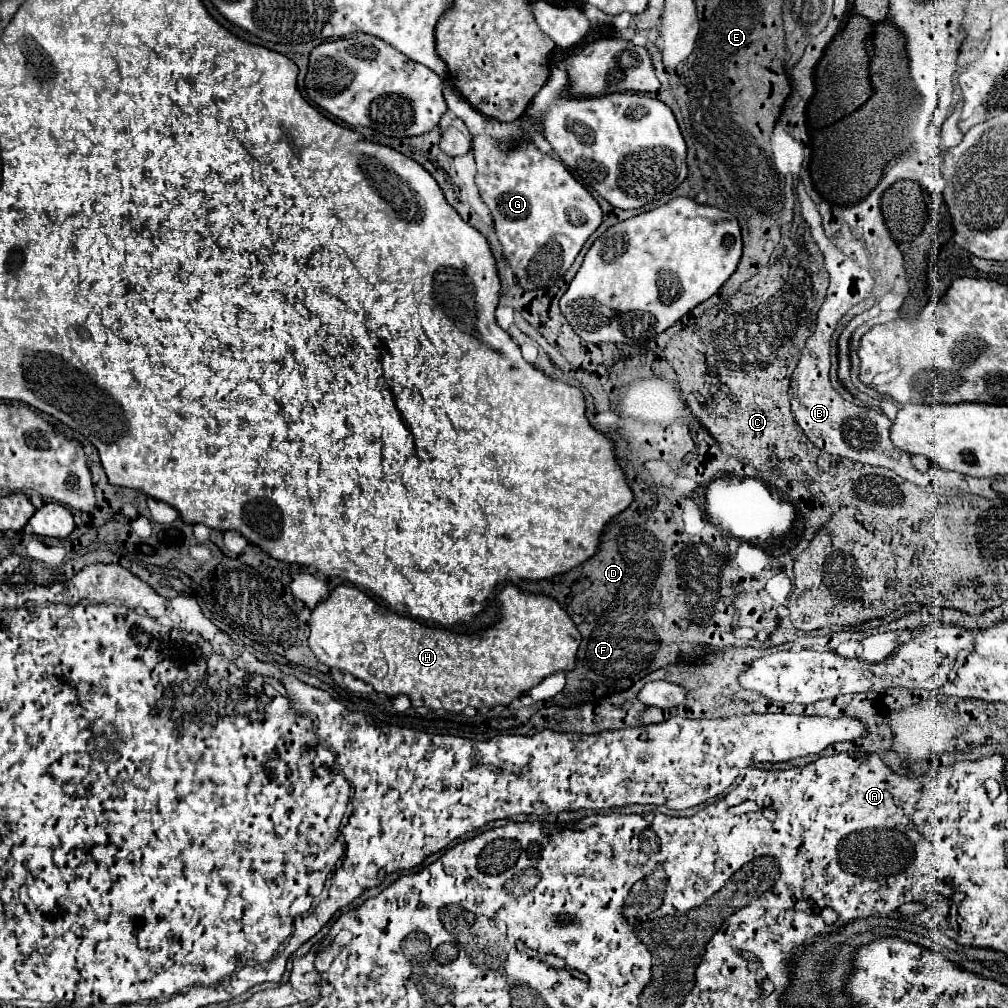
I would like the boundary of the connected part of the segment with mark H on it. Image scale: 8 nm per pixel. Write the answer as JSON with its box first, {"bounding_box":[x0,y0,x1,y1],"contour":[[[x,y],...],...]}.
{"bounding_box":[309,584,581,712],"contour":[[[507,584],[497,592],[495,602],[499,604],[501,618],[491,624],[491,628],[469,634],[453,632],[447,628],[425,628],[423,624],[395,612],[381,614],[377,604],[359,588],[337,586],[311,610],[309,646],[323,664],[341,672],[349,672],[387,696],[407,694],[413,706],[463,712],[463,708],[467,706],[491,708],[497,704],[509,704],[513,698],[539,684],[545,676],[557,670],[571,670],[575,666],[575,654],[581,642],[581,634],[577,632],[567,612],[551,596],[523,594],[515,584]]]}

